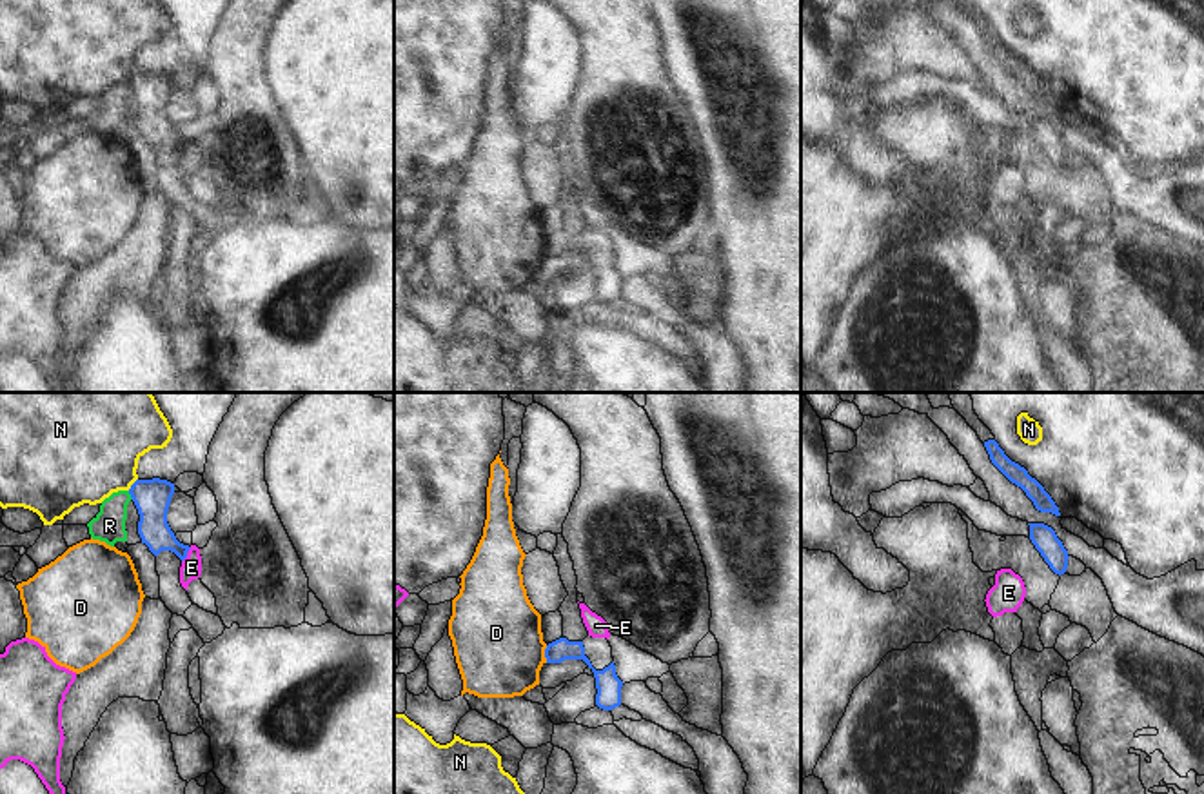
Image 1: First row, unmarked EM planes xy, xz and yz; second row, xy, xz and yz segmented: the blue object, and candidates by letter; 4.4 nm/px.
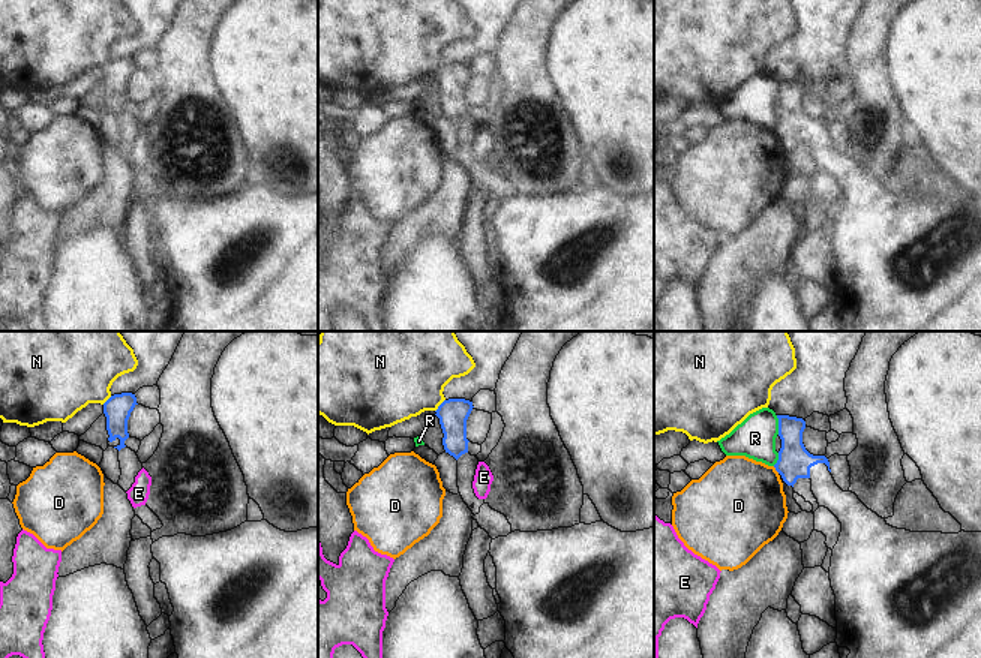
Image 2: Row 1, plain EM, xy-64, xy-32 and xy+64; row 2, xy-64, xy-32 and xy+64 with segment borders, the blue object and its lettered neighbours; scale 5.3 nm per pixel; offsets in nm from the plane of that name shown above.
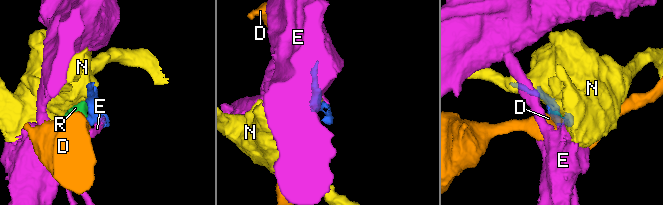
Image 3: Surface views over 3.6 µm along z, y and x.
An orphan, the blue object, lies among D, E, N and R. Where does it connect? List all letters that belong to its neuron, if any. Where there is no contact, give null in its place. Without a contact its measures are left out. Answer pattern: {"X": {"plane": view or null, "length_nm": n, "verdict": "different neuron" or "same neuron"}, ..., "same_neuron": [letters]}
{"D": {"plane": "xz", "length_nm": 80, "verdict": "different neuron"}, "E": {"plane": "xy", "length_nm": 80, "verdict": "different neuron"}, "N": {"plane": "xy", "length_nm": 70, "verdict": "different neuron"}, "R": {"plane": "xy", "length_nm": 50, "verdict": "different neuron"}, "same_neuron": []}

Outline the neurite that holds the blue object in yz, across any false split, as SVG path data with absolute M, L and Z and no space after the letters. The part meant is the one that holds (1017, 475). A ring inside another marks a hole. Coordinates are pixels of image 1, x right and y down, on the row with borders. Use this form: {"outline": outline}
{"outline": "M948 392L953 409L966 420L966 423L977 432L979 440L984 443L992 463L1017 487L1021 487L1026 496L1033 501L1035 509L1041 512L1051 512L1061 516L1059 507L1044 487L1028 474L1024 467L1012 462L1004 451L995 442L992 431L979 420L973 411L973 400L970 392Z"}

